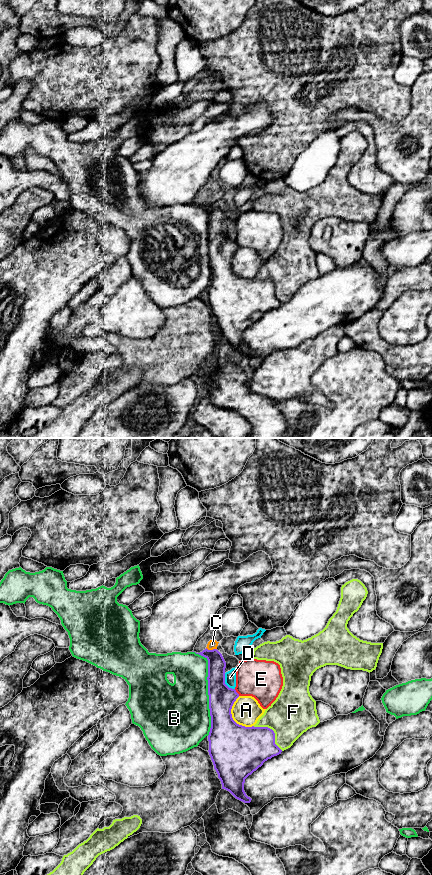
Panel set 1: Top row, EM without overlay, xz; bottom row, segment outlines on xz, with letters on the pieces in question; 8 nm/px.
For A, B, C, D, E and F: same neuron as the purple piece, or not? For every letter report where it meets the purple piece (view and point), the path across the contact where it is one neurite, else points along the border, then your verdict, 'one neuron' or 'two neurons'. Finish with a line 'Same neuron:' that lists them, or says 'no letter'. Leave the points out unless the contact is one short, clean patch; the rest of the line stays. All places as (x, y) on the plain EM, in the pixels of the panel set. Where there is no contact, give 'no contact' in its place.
A: xz (231, 269) | two neurons
B: xz (208, 243) | two neurons
C: xz (211, 202) | along xz (206, 199), (208, 201), (216, 201) | two neurons
D: xz (224, 235) | two neurons
E: xz (236, 244) | two neurons
F: xz (273, 283) | two neurons
Same neuron: no letter

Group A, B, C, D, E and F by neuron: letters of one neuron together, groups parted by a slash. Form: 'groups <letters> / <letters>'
groups A / B C / D / E / F

